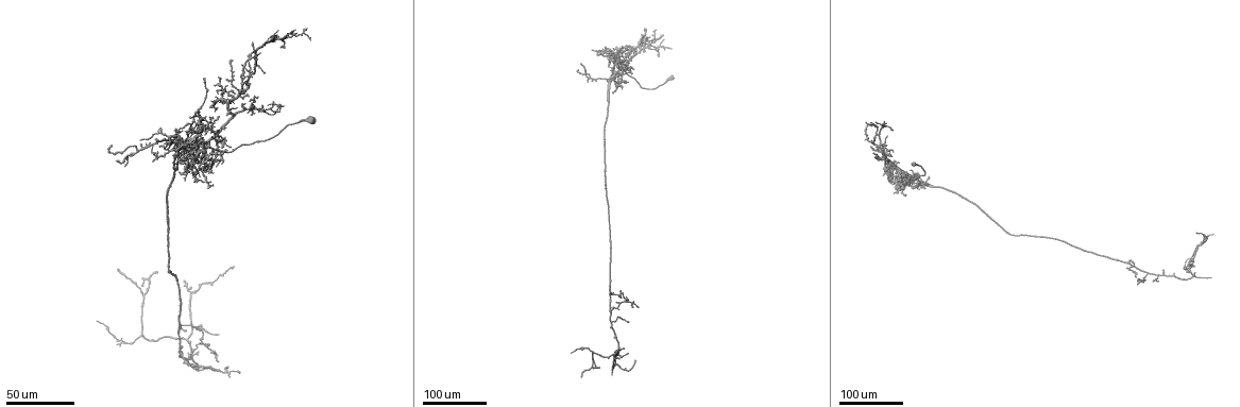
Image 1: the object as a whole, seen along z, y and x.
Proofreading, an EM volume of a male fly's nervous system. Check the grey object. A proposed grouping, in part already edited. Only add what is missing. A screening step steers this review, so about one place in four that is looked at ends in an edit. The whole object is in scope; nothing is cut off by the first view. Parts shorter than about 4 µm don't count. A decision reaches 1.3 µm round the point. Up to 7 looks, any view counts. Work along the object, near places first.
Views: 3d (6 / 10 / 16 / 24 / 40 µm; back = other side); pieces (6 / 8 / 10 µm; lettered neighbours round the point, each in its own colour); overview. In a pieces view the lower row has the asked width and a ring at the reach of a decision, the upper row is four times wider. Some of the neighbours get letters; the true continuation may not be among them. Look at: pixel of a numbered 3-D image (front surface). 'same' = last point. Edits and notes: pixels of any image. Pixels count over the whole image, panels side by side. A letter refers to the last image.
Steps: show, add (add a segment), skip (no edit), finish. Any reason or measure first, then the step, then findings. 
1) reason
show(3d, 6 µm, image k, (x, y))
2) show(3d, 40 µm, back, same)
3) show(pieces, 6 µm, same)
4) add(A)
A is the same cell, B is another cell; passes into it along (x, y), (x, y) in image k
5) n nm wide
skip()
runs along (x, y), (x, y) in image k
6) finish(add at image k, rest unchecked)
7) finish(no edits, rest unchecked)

tapers out
show(3d, 40 µm, image 1, (1211, 278))

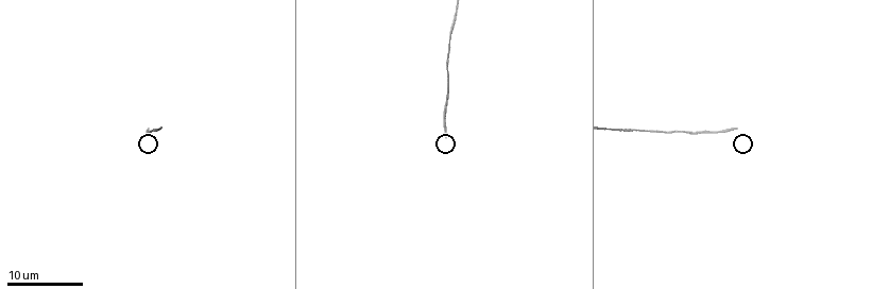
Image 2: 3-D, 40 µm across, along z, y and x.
show(pieces, 6 µm, image 2, (736, 127))

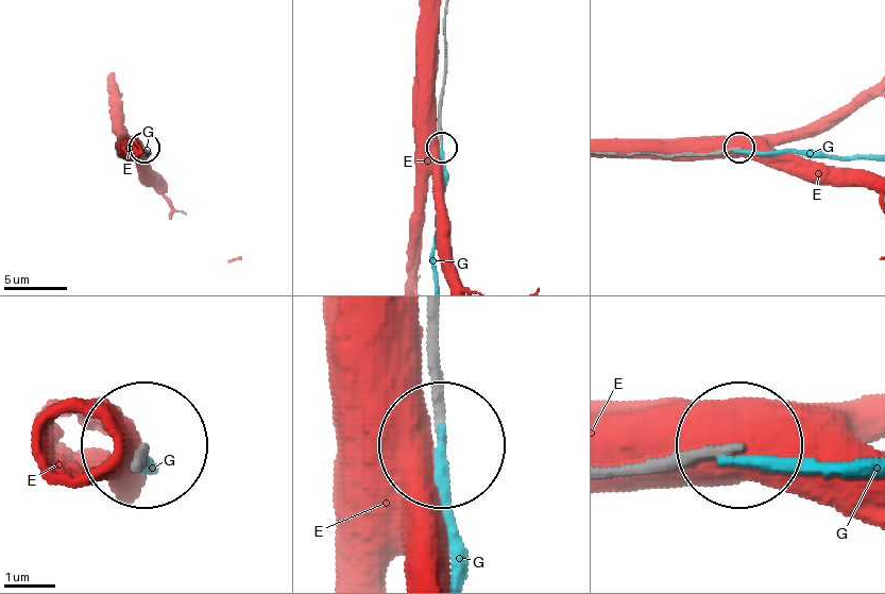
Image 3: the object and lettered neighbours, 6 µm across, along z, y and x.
skip()
E and G are other cells; runs along (439, 325), (439, 436) in image 3; none of them fits

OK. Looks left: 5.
free end
show(3d, 40 µm, image 1, (619, 308))

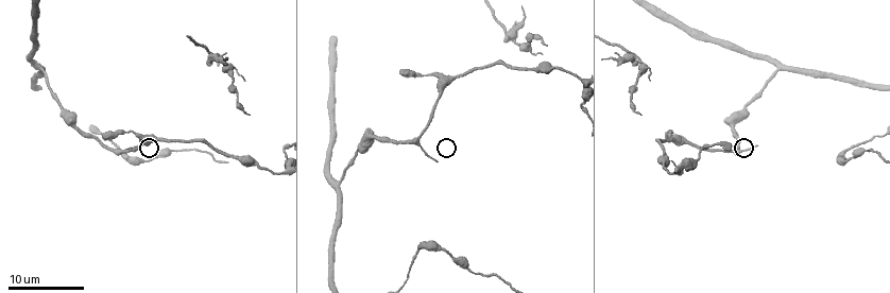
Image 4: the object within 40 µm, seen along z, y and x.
what lies round it
show(pieces, 6 µm, image 4, (755, 145))

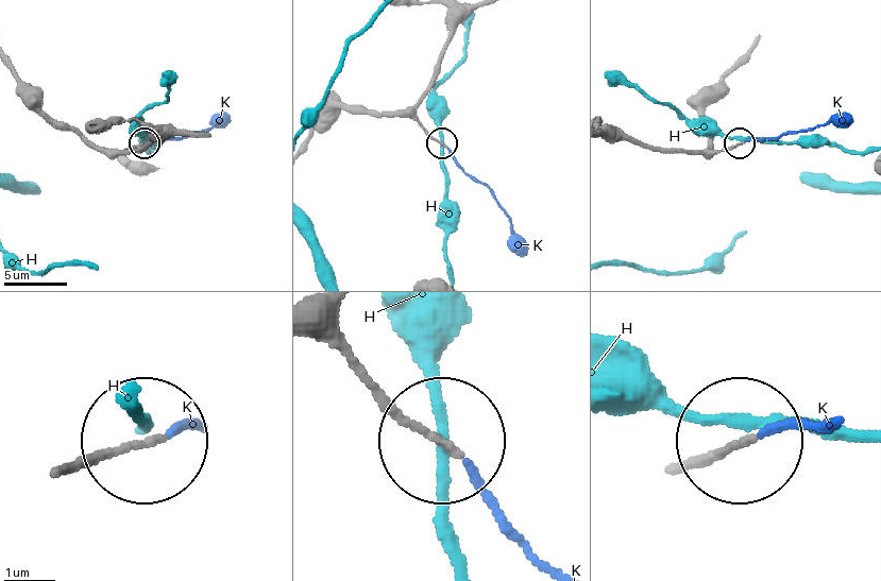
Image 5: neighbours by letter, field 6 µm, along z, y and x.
add(K)
K is the same cell, H is another cell; passes into it along (325, 336), (464, 462), (524, 547), (562, 568) in image 5; it goes on there

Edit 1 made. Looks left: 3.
free end
show(3d, 40 µm, image 1, (210, 116))

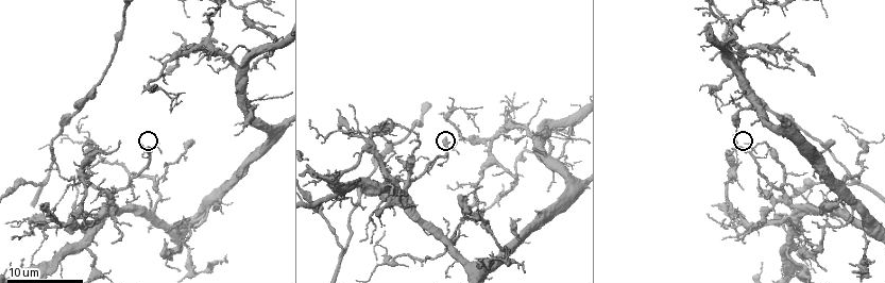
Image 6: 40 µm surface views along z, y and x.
closer look
show(3d, 10 µm, image 6, (742, 146))

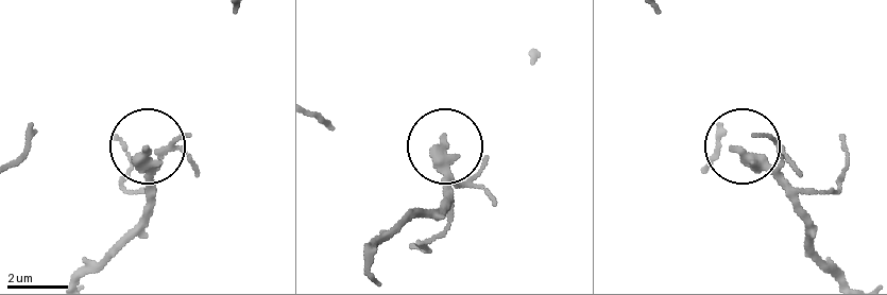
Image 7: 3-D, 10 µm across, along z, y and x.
see the neighbours
show(pieces, 8 µm, image 7, (445, 139))

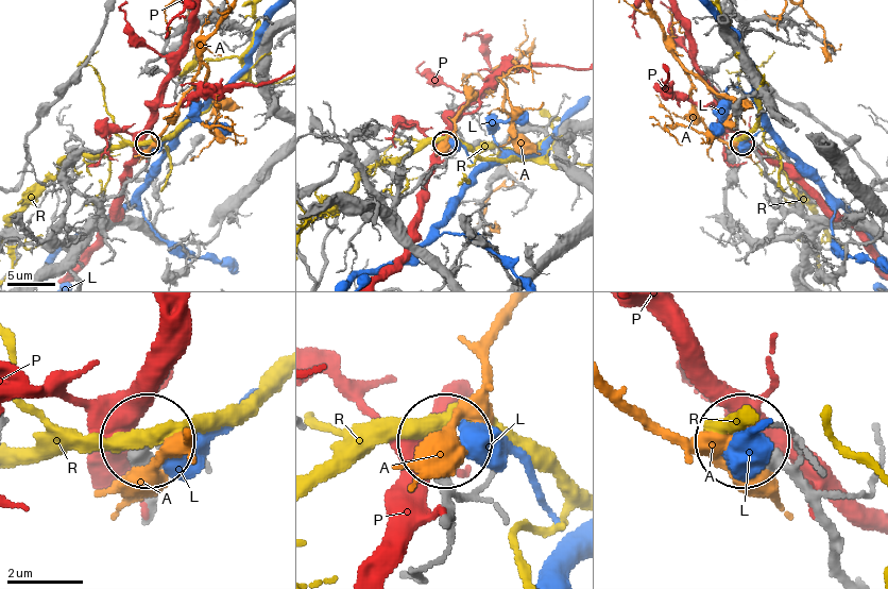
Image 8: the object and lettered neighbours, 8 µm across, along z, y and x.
skip()
A, L, P and R are other cells; none of them fits

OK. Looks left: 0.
finish(add at image 5, rest unchecked)

